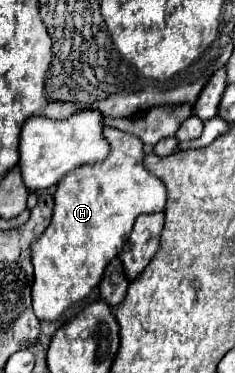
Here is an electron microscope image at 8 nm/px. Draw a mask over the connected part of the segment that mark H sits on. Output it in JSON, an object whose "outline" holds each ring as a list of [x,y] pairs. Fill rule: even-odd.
{"outline":[[[108,127],[104,135],[112,145],[108,159],[94,165],[78,167],[58,183],[54,193],[52,223],[40,235],[40,239],[32,243],[32,263],[34,263],[32,301],[34,311],[42,311],[42,321],[60,319],[64,311],[86,299],[100,285],[106,265],[124,249],[124,243],[132,231],[136,217],[164,211],[166,189],[156,175],[144,169],[144,151],[142,151],[144,143],[140,143],[140,139],[136,139],[134,135],[128,135],[114,127]]]}

